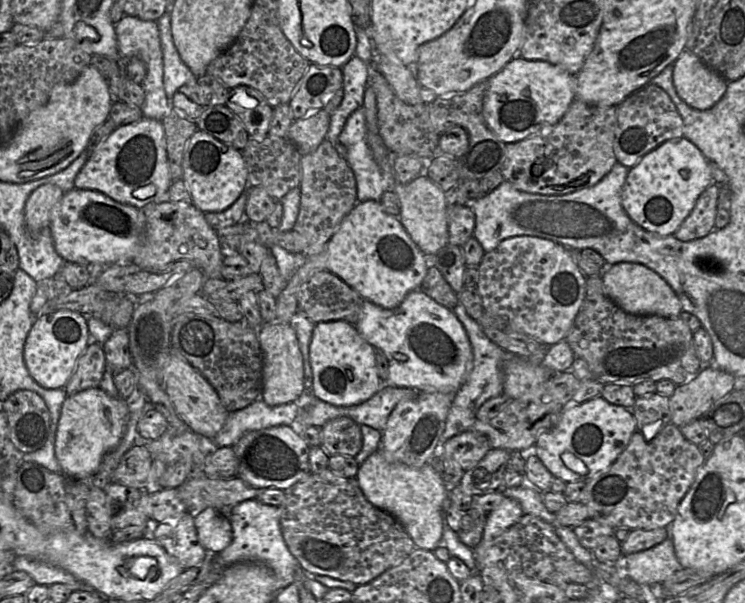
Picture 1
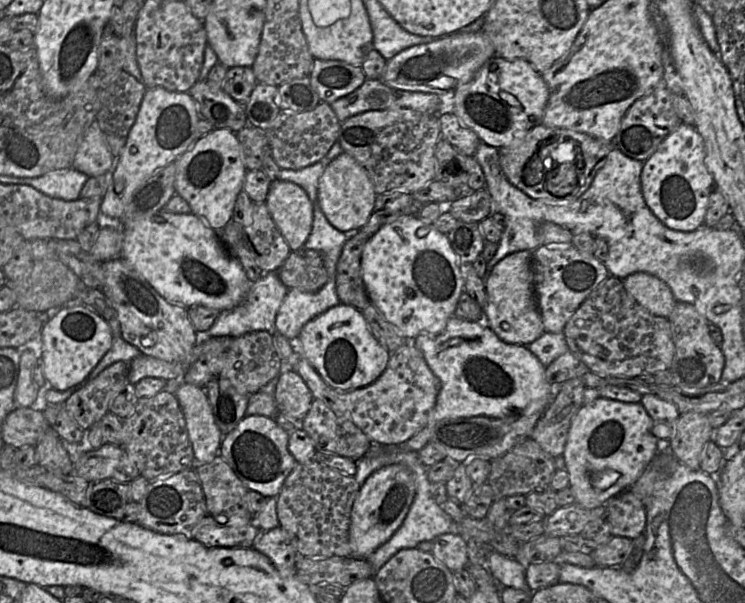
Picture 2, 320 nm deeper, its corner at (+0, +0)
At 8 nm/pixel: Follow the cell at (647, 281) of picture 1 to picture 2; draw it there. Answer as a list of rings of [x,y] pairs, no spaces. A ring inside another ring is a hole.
[[[635,272],[622,282],[628,294],[654,316],[668,318],[677,302],[670,287],[652,274]]]

